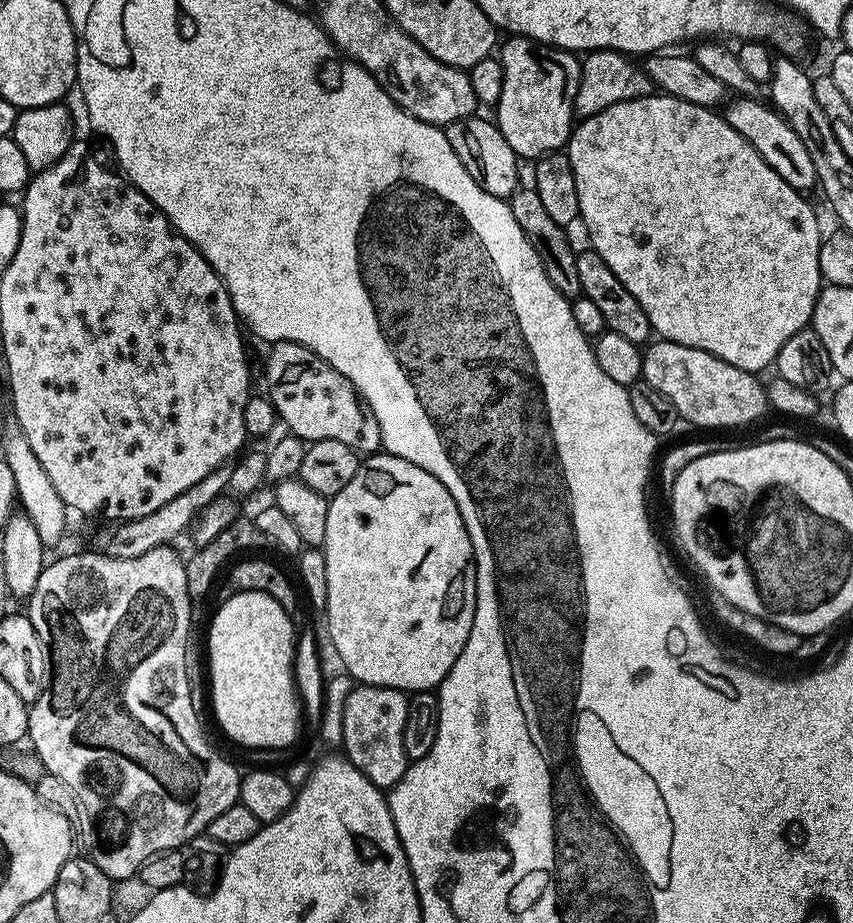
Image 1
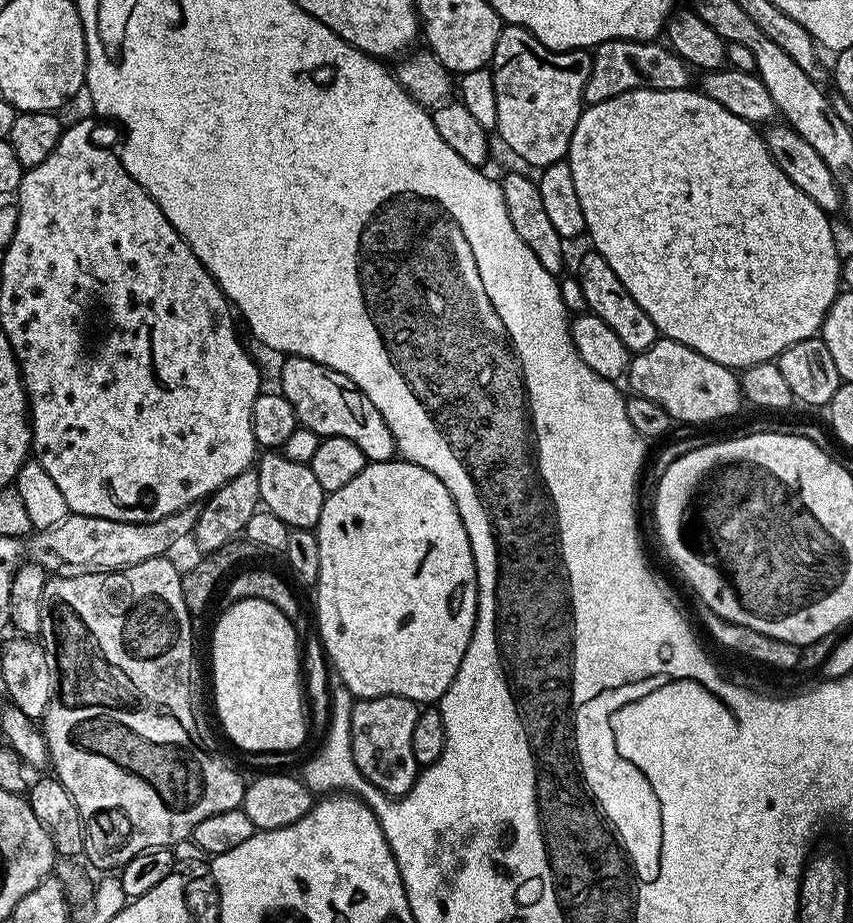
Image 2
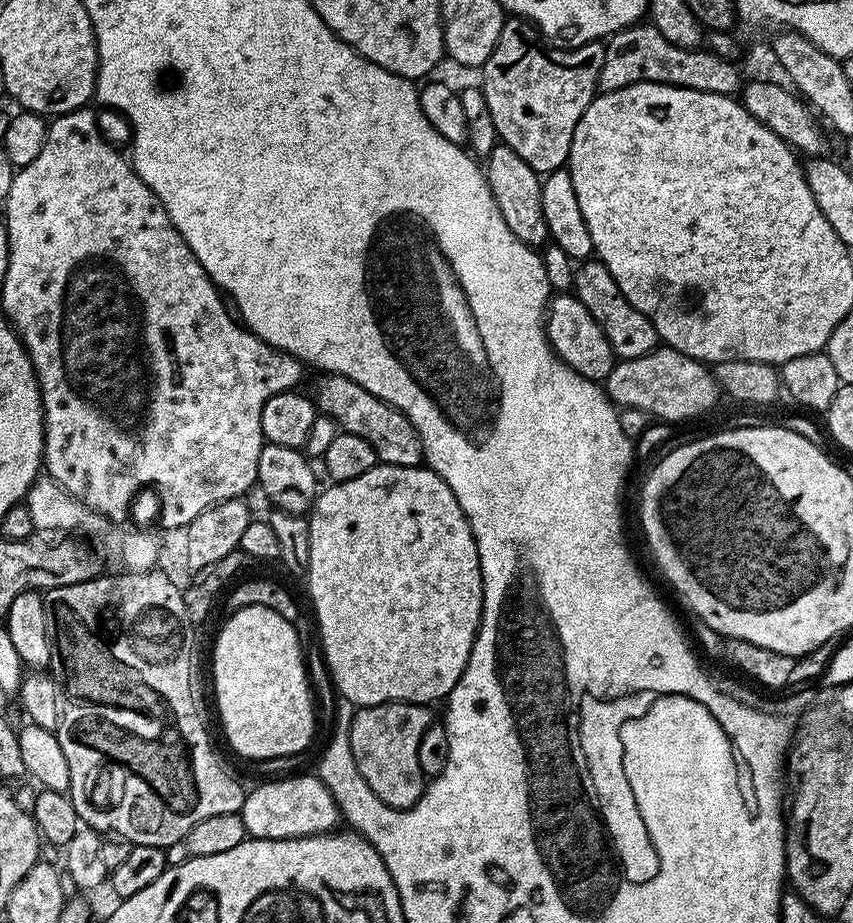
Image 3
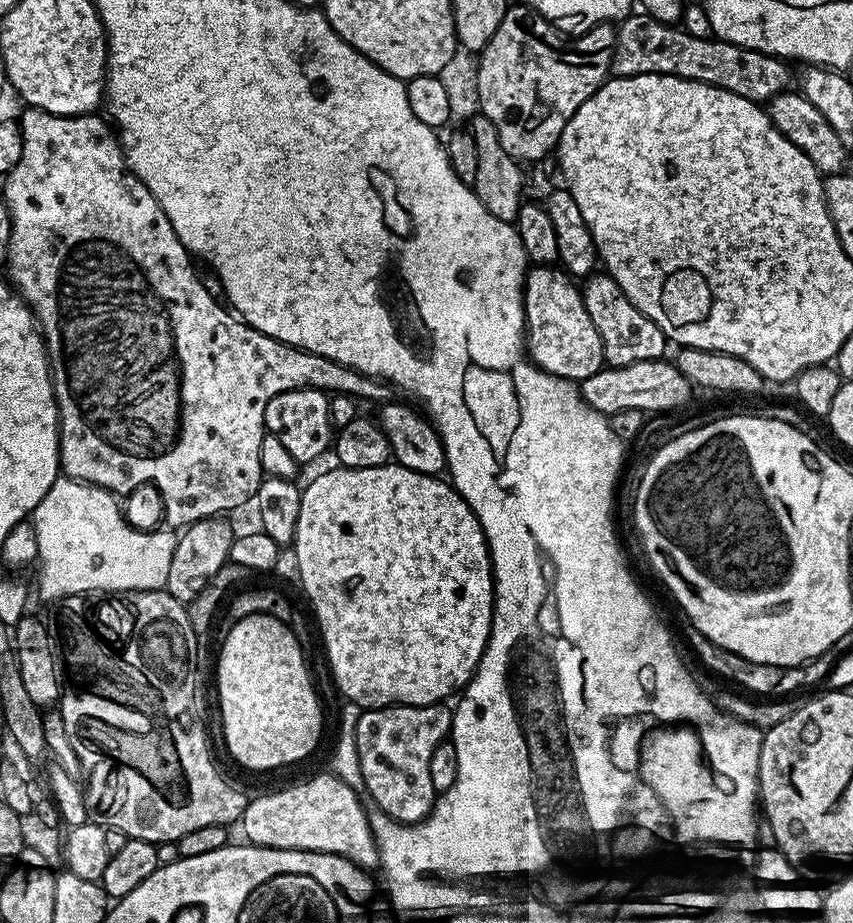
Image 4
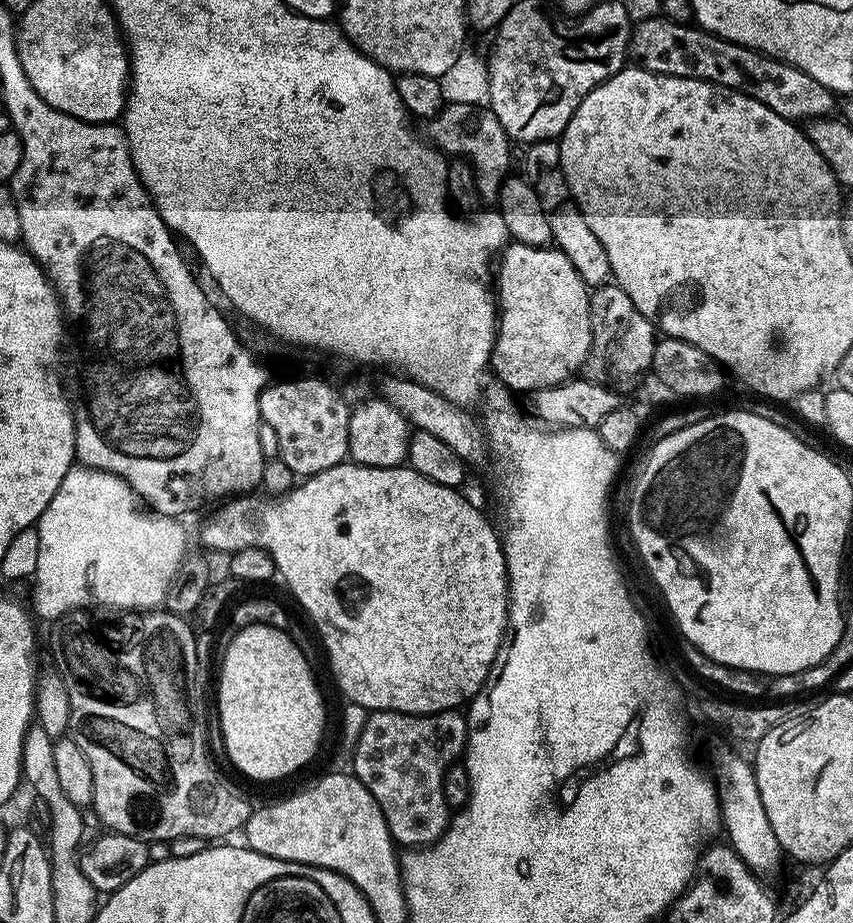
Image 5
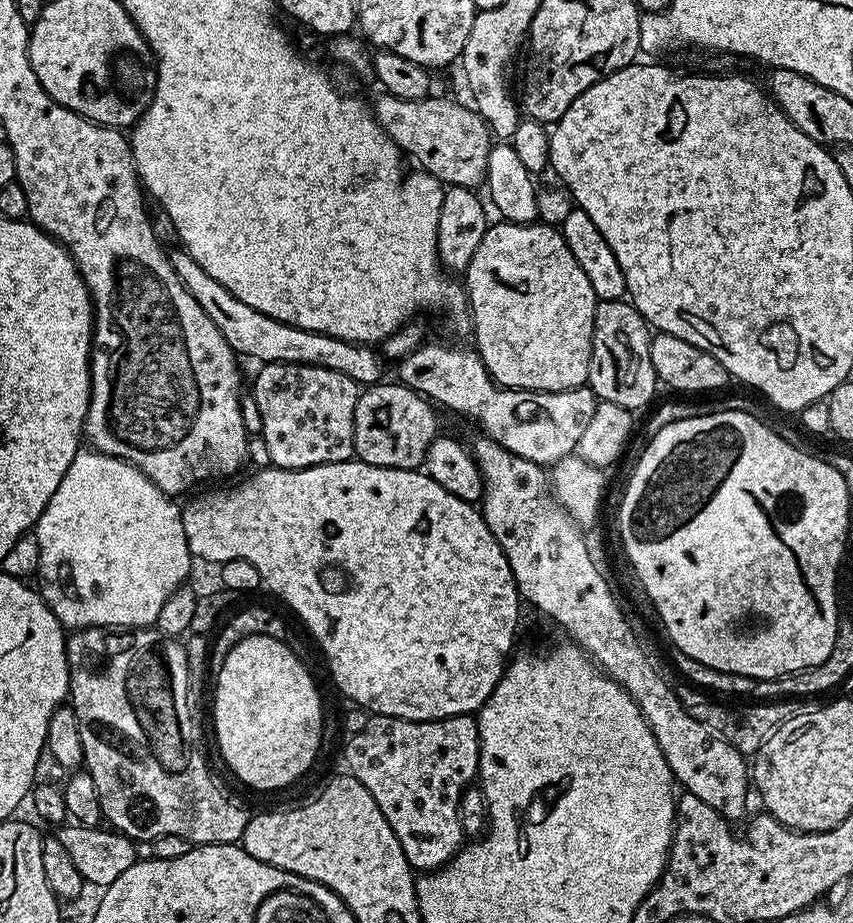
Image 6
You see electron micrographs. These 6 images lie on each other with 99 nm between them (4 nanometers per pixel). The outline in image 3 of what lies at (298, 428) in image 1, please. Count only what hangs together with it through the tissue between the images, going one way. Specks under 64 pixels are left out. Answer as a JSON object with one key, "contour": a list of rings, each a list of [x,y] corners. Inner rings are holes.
{"contour":[[[324,374],[319,378],[320,385],[314,395],[317,409],[325,416],[333,416],[343,431],[358,434],[358,438],[366,438],[366,442],[374,446],[379,463],[415,468],[424,460],[424,447],[416,427],[397,408],[392,408],[385,400],[379,400],[370,394],[370,390],[358,386],[358,382],[345,376]]]}

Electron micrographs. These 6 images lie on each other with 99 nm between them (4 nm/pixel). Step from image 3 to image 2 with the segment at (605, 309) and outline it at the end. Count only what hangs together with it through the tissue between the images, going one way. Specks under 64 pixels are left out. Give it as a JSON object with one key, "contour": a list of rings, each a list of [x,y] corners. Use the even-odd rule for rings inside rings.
{"contour":[[[588,250],[588,253],[581,258],[580,265],[574,271],[574,276],[582,286],[587,311],[593,316],[602,318],[602,322],[606,322],[606,326],[610,326],[610,330],[614,330],[614,334],[618,334],[618,338],[622,338],[629,353],[645,352],[658,339],[654,322],[650,322],[650,314],[646,314],[646,310],[642,310],[642,306],[638,306],[638,302],[634,302],[634,298],[630,298],[630,290],[626,290],[626,286],[622,286],[618,274],[614,274],[614,270],[610,270],[610,262],[606,262],[606,258],[602,258],[602,254]]]}

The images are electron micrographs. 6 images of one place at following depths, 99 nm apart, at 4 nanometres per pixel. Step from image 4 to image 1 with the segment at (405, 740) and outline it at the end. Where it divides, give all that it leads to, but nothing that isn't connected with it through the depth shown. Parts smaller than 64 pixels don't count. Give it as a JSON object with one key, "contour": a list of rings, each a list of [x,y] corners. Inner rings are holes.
{"contour":[[[356,684],[346,698],[346,710],[342,710],[343,755],[382,790],[393,788],[406,774],[410,763],[402,742],[407,709],[408,696],[396,688]]]}

